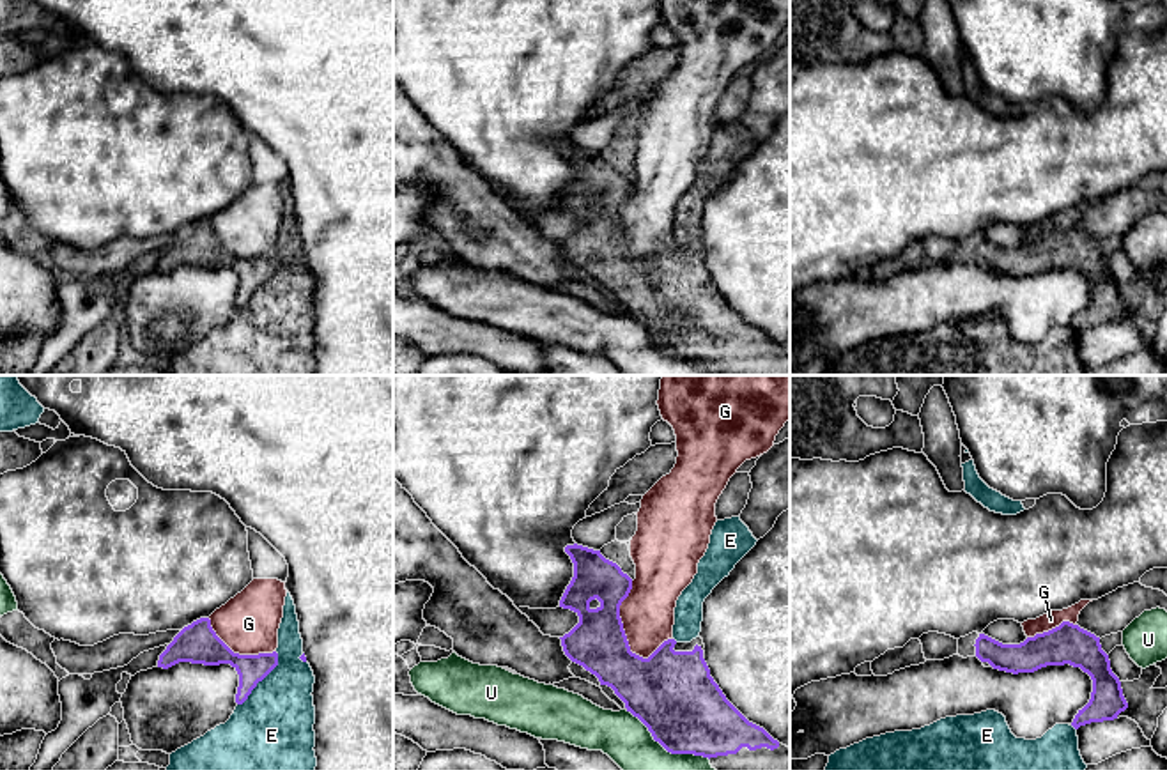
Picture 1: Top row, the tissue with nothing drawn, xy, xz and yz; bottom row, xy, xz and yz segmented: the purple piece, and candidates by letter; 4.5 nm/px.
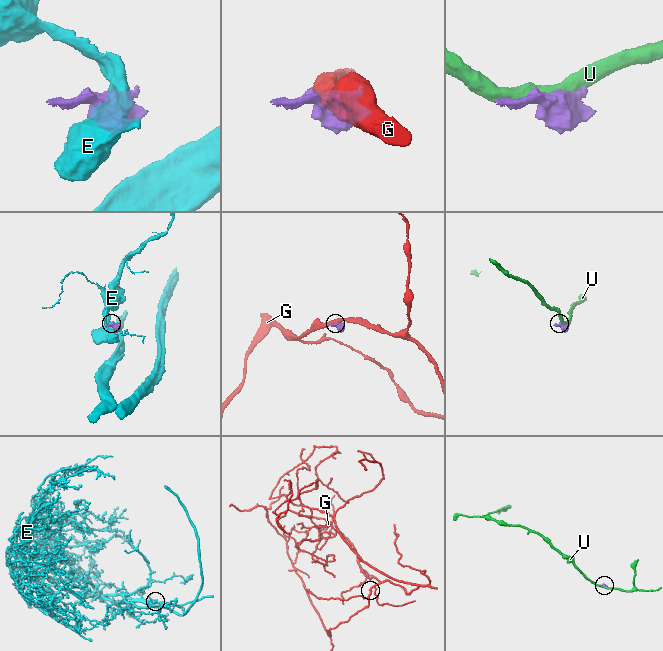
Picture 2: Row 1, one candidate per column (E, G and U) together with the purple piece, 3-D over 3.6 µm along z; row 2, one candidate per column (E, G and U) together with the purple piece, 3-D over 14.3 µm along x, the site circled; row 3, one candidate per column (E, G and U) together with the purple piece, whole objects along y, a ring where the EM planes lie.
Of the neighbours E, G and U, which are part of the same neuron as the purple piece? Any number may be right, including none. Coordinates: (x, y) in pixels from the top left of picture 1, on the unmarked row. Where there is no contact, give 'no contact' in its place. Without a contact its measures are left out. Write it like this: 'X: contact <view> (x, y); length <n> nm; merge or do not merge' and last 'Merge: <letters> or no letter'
E: contact xy (261, 284); length 300 nm; do not merge
G: contact xz (622, 227); length 360 nm; do not merge
U: contact xz (666, 353); length 440 nm; do not merge
Merge: no letter

